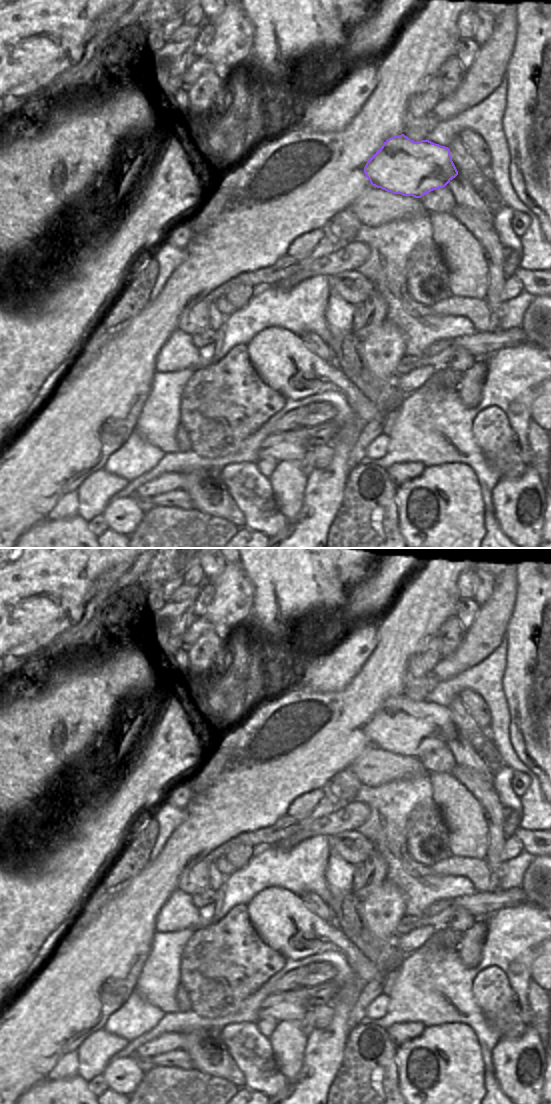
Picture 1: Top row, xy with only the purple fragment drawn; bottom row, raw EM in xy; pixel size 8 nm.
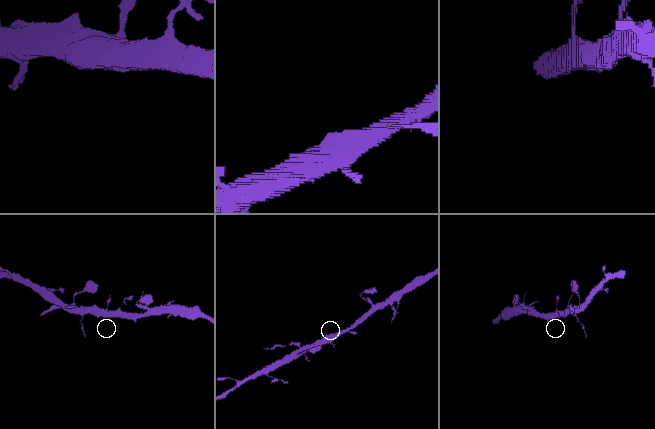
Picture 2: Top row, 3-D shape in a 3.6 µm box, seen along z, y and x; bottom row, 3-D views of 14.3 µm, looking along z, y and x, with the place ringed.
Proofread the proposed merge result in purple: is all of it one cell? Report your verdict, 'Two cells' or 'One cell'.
One cell

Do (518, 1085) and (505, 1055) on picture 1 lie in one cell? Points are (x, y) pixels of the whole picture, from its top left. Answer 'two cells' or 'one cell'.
one cell

